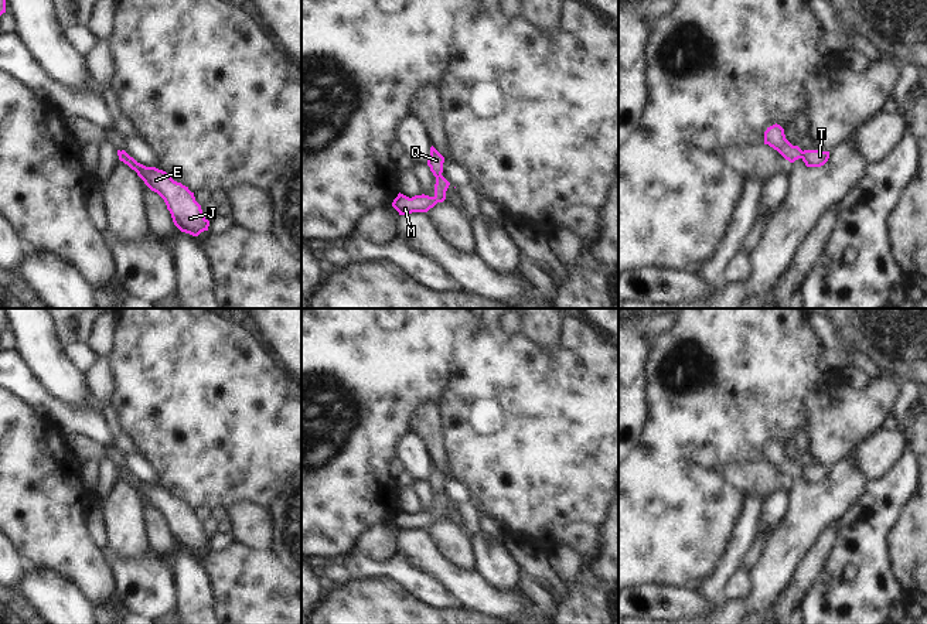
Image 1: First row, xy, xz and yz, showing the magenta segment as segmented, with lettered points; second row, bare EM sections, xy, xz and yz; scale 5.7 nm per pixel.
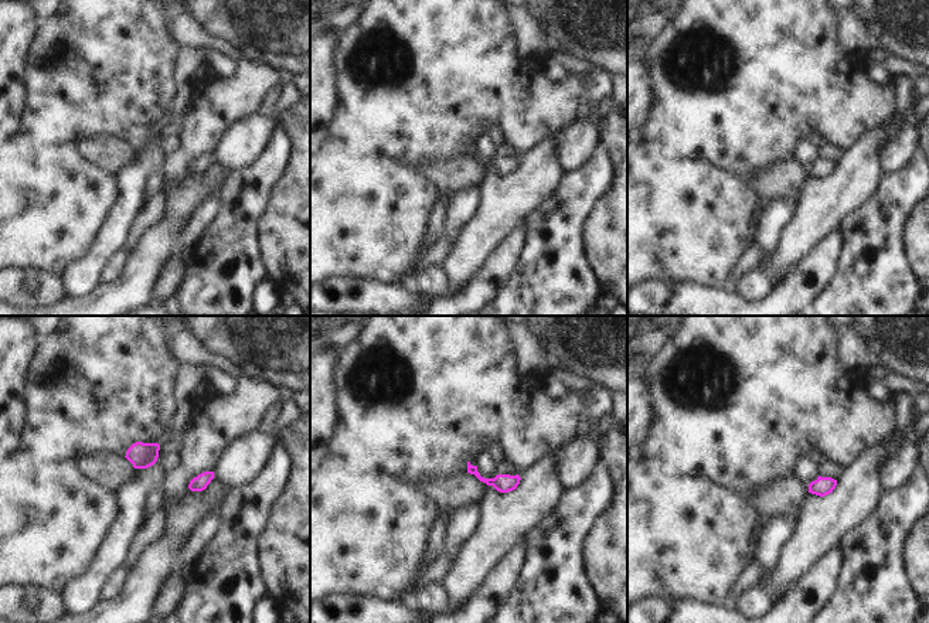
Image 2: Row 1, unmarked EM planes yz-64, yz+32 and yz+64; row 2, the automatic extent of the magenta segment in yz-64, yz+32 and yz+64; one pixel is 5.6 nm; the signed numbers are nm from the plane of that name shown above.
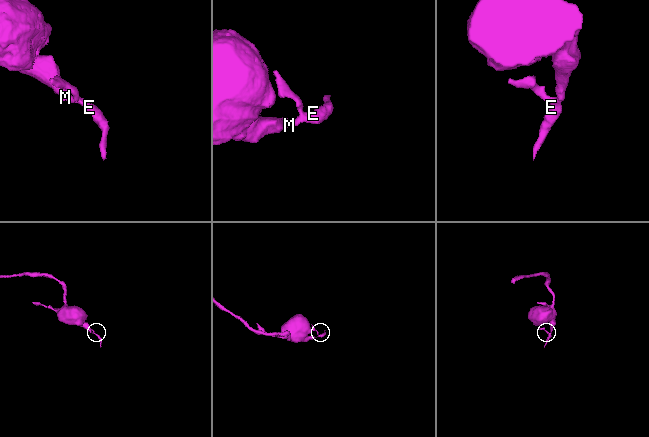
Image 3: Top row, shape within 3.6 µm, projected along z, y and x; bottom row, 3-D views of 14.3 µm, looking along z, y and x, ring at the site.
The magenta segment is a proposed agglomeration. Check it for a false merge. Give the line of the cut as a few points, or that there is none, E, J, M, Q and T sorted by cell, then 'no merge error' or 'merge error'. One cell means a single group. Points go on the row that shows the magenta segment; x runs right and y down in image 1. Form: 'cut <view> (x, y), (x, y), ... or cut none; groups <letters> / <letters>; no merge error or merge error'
cut yz (804, 152), (801, 157); groups E J M T / Q; merge error

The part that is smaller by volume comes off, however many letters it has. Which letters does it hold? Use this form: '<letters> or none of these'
Q

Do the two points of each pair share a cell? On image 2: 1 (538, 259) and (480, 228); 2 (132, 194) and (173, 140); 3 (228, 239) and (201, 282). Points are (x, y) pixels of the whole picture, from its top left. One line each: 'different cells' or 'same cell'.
1: different cells
2: different cells
3: same cell

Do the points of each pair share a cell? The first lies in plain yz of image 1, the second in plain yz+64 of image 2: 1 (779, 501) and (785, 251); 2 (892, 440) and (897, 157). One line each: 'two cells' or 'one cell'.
1: two cells
2: one cell

